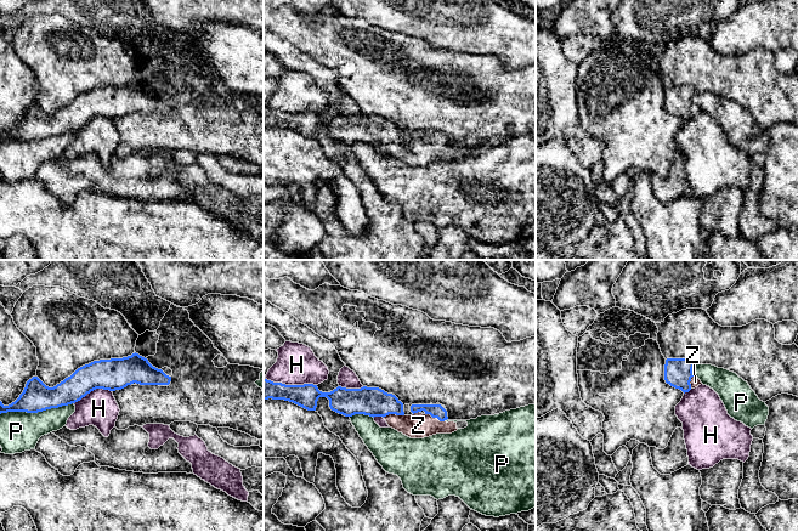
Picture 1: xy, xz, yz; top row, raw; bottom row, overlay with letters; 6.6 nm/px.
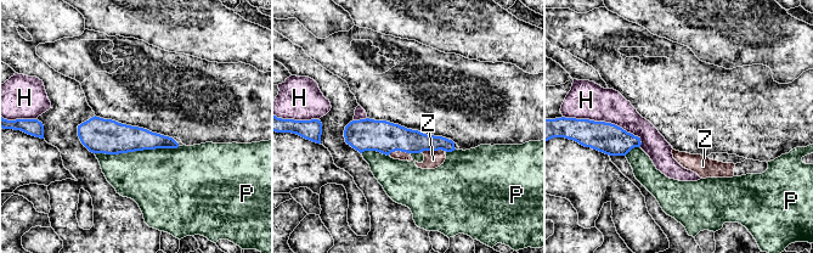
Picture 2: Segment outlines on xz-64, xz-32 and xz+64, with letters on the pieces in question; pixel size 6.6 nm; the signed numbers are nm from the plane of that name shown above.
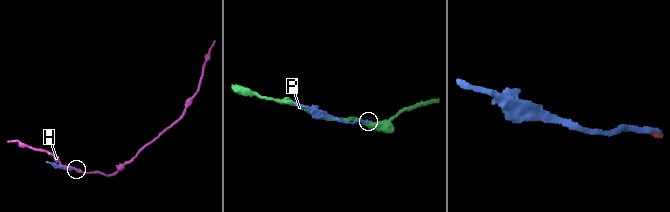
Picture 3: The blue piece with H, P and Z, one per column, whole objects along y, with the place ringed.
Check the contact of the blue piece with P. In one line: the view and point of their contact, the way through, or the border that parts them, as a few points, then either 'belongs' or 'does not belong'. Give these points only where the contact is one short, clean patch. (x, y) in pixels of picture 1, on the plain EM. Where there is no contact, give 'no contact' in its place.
contact xy (37, 140); does not belong

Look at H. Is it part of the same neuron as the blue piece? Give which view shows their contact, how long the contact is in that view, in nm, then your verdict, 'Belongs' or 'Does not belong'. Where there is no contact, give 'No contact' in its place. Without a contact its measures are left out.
Touches blue in xz. Shared border 340 nm. Does not belong

